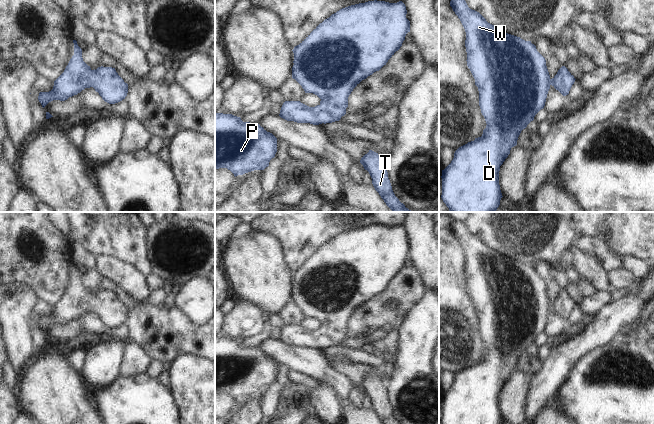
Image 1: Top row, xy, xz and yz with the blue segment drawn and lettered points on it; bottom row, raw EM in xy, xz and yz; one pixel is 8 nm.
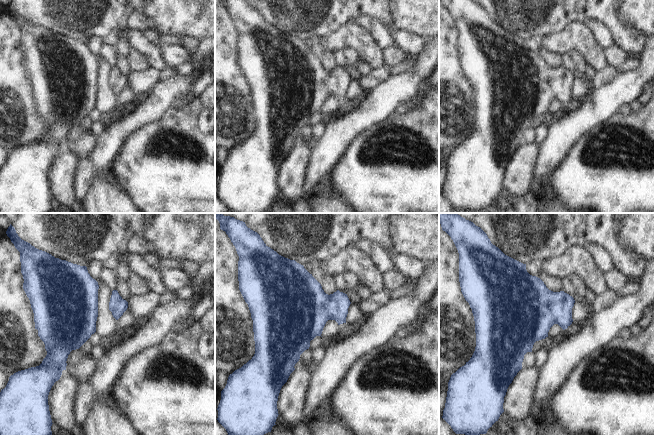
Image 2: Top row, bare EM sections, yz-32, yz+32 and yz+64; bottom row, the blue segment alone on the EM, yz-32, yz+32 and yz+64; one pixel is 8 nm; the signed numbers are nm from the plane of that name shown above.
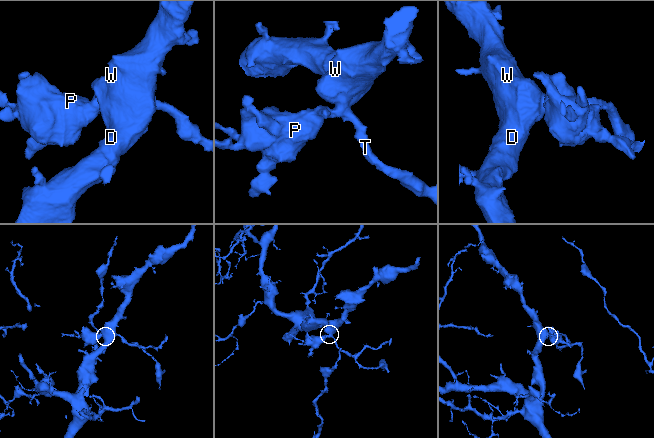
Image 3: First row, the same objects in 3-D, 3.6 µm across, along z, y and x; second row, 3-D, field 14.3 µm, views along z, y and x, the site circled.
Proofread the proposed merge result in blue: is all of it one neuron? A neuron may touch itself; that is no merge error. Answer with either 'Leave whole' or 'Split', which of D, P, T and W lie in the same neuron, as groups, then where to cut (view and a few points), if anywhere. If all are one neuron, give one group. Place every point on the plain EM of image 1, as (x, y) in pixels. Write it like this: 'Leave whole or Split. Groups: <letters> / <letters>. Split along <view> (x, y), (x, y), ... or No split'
Leave whole. Groups: D P T W. No split.

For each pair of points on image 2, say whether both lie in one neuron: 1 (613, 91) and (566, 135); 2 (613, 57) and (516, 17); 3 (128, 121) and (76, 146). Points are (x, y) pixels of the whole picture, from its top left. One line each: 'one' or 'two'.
1: one
2: two
3: two

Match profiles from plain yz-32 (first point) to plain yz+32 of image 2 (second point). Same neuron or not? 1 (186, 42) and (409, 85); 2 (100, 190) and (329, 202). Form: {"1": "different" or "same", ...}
{"1": "different", "2": "same"}

